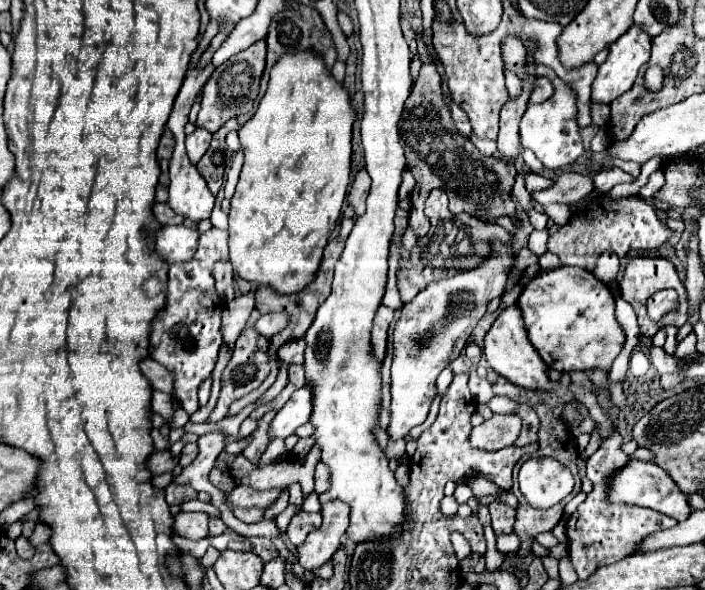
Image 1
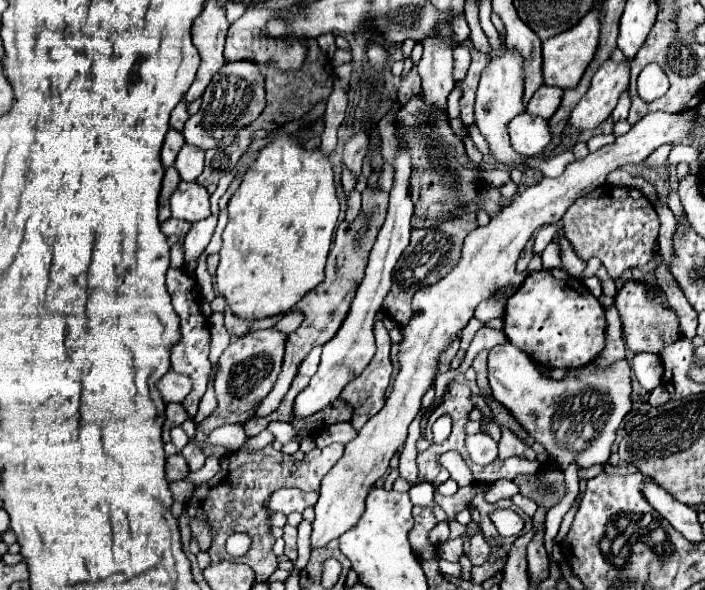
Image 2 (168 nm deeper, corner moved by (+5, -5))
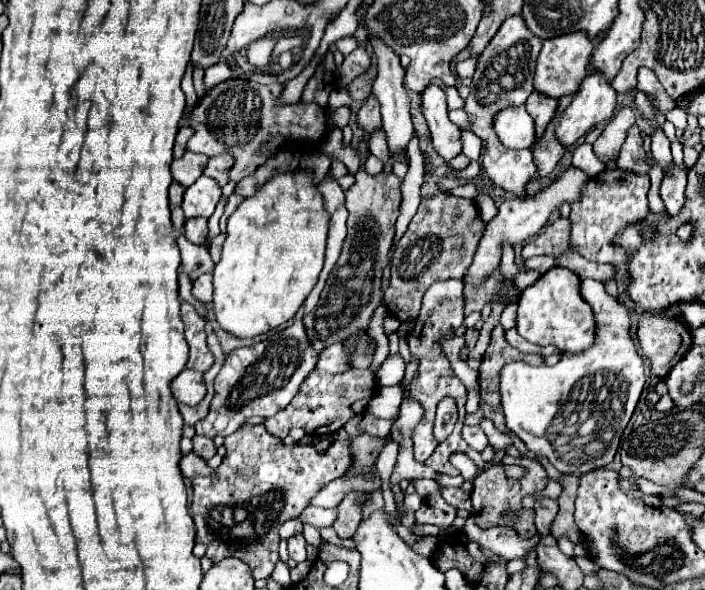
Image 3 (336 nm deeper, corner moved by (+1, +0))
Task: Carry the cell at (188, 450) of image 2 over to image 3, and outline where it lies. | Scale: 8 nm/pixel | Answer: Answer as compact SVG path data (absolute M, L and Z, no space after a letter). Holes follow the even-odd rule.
M195 435L193 437L193 453L197 453L199 457L203 457L207 461L217 453L217 449L215 449L215 445L213 445L213 441L209 437Z

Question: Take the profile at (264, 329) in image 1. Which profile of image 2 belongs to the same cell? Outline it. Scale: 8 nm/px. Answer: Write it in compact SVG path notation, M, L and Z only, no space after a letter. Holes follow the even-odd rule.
M293 310L293 312L285 314L285 316L283 316L283 318L277 322L275 330L283 332L283 334L291 334L291 332L295 332L295 330L301 326L301 322L303 322L303 312Z

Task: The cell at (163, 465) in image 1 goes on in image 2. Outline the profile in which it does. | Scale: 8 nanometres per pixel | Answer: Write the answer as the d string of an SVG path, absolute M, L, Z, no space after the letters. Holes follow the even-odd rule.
M181 454L169 456L165 470L167 470L167 480L169 480L169 482L183 480L183 478L189 476L189 464L187 464L187 460L185 460Z

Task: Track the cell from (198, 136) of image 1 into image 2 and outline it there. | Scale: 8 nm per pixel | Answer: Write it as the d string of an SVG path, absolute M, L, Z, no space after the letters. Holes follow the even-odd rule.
M185 144L175 160L175 168L185 182L197 180L197 176L203 172L203 154L201 148L193 148L191 144Z

